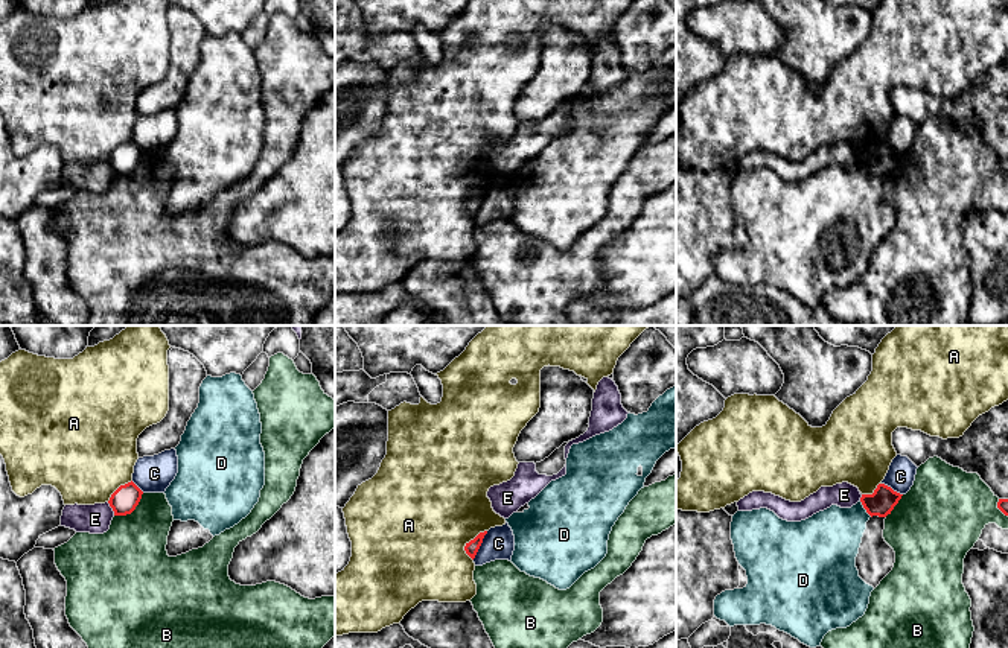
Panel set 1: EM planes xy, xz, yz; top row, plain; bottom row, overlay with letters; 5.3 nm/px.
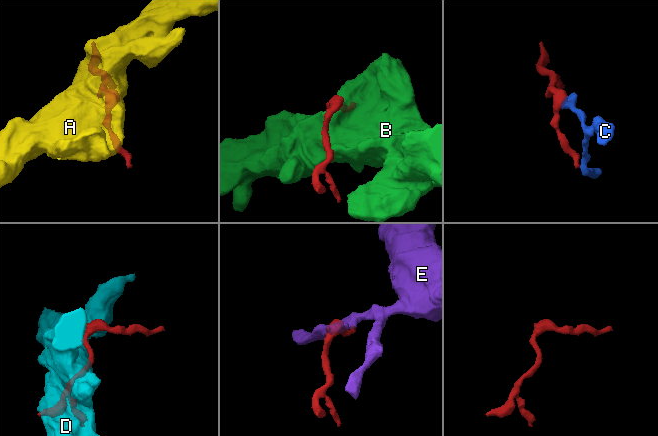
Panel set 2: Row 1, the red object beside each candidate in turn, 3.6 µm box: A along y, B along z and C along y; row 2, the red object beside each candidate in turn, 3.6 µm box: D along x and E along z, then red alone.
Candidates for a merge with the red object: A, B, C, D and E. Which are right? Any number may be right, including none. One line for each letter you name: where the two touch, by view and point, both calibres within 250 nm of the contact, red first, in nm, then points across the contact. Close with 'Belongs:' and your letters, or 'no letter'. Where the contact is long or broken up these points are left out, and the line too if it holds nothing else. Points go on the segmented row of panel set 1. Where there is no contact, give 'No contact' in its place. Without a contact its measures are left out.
Belongs: no letter

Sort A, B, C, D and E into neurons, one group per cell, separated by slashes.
A / B / C / D / E

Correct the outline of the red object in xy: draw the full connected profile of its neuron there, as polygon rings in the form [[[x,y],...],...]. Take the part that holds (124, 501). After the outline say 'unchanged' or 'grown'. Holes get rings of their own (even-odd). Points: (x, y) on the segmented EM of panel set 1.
[[[131,481],[120,485],[110,497],[108,503],[114,516],[131,514],[142,499],[143,491]]]; unchanged

